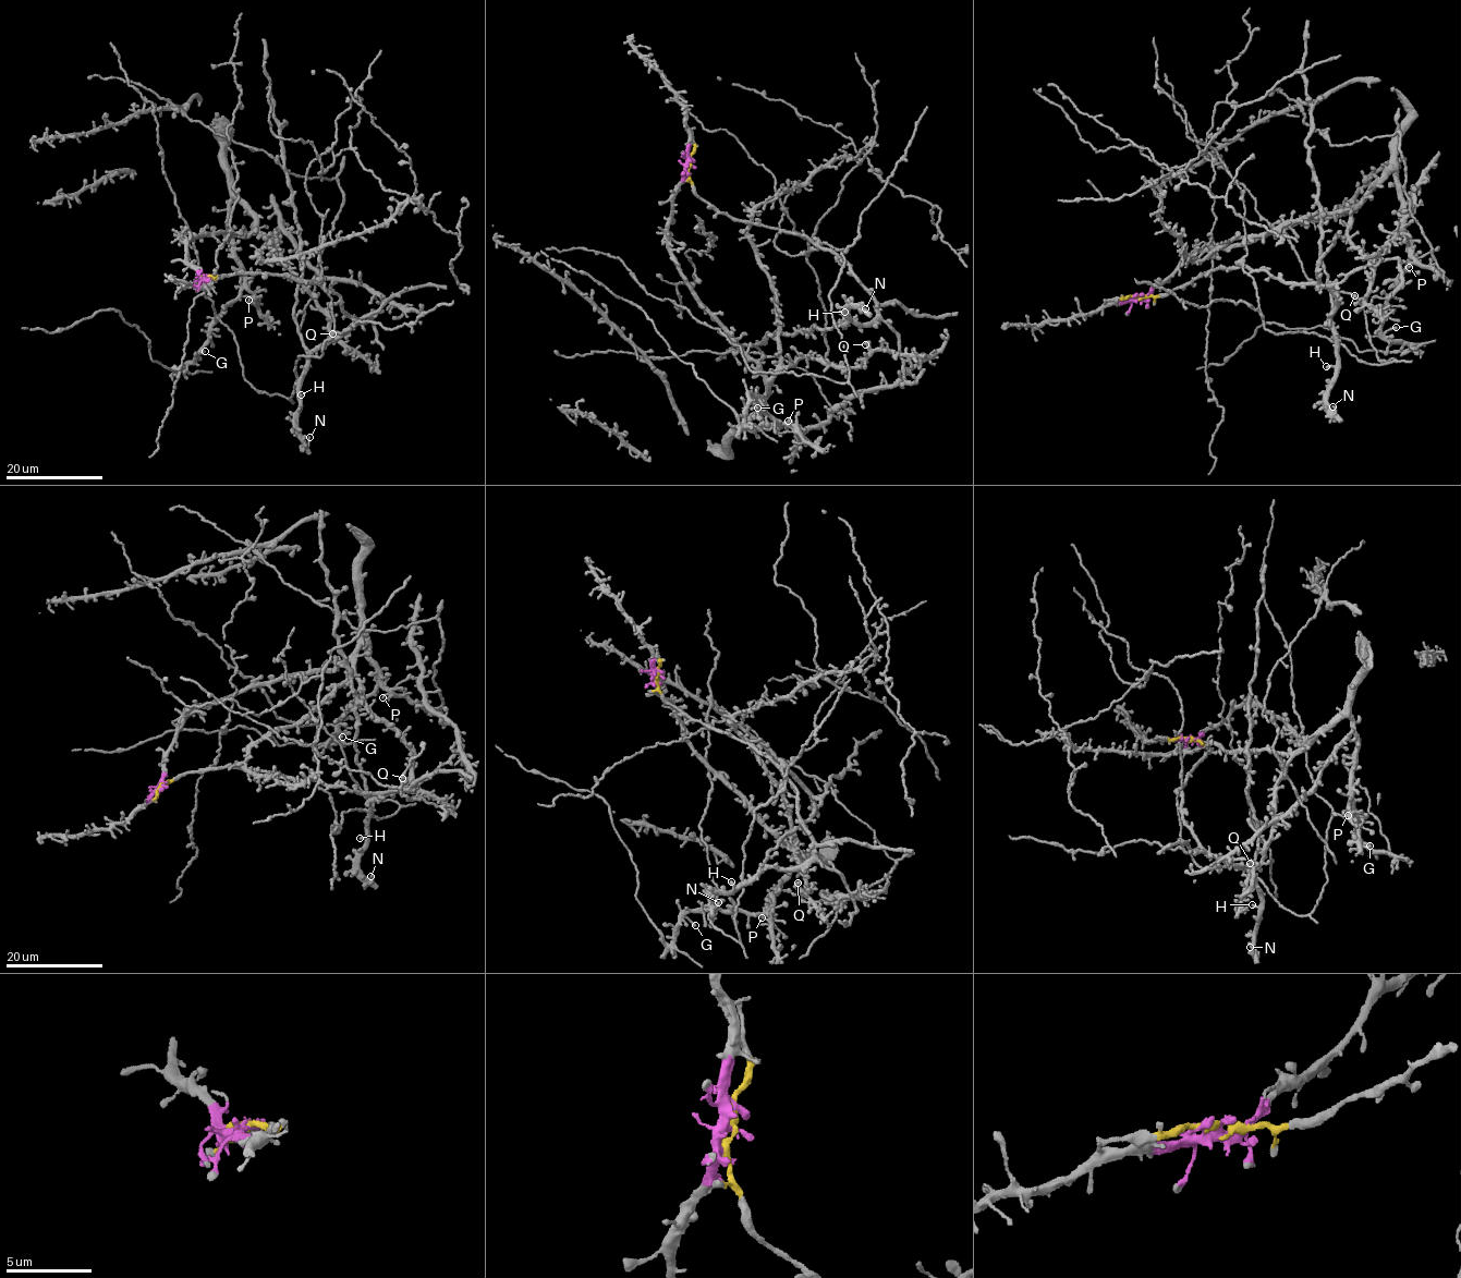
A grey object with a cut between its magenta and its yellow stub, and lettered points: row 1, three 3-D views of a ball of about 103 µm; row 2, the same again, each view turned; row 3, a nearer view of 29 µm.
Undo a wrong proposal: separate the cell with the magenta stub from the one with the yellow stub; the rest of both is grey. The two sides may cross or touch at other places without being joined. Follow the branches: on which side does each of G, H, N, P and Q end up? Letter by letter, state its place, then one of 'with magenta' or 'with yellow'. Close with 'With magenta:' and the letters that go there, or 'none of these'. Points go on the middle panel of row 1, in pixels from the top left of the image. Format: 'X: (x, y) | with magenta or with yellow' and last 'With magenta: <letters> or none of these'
G: (757, 408) | with magenta
H: (844, 312) | with yellow
N: (865, 308) | with yellow
P: (788, 421) | with magenta
Q: (865, 344) | with magenta
With magenta: G, P, Q

